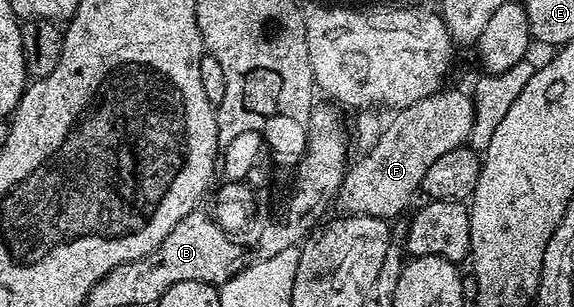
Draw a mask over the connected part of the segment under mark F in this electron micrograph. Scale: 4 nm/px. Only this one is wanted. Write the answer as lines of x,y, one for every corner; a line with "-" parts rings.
443,88
439,90
438,93
428,96
424,100
416,100
416,104
412,104
408,108
397,111
393,117
394,119
392,119
390,123
387,121
385,125
383,125
382,134
376,140
376,144
369,147
369,149
363,153
366,155
364,155
355,166
353,163
353,165
347,169
344,180
342,181
342,187
340,187
336,195
336,206
339,206
339,208
342,209
339,211
345,212
347,215
367,214
370,217
393,220
392,218
396,217
397,214
413,200
414,193
417,195
419,191
421,191
424,172
428,172
428,167
440,156
444,156
444,152
452,152
452,148
467,145
470,133
472,132
472,124
474,123
474,99
469,93
467,93
467,91
465,94
462,90
449,90
449,88

